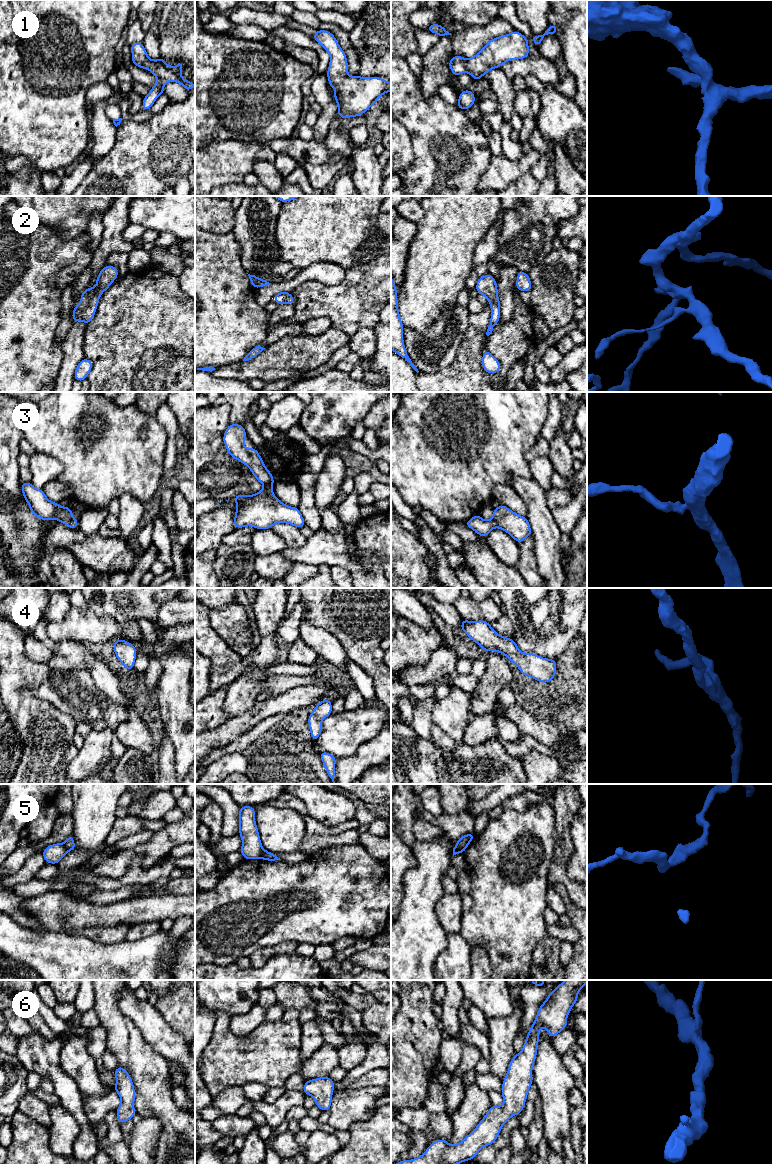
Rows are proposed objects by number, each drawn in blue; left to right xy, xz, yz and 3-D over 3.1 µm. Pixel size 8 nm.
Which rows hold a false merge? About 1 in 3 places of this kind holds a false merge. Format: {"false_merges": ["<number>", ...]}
{"false_merges": ["5"]}

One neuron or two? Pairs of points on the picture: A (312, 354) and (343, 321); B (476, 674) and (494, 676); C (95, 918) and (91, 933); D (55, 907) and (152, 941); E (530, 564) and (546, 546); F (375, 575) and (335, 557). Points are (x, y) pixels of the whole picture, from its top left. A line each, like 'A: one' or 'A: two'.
A: two
B: two
C: two
D: two
E: two
F: one

